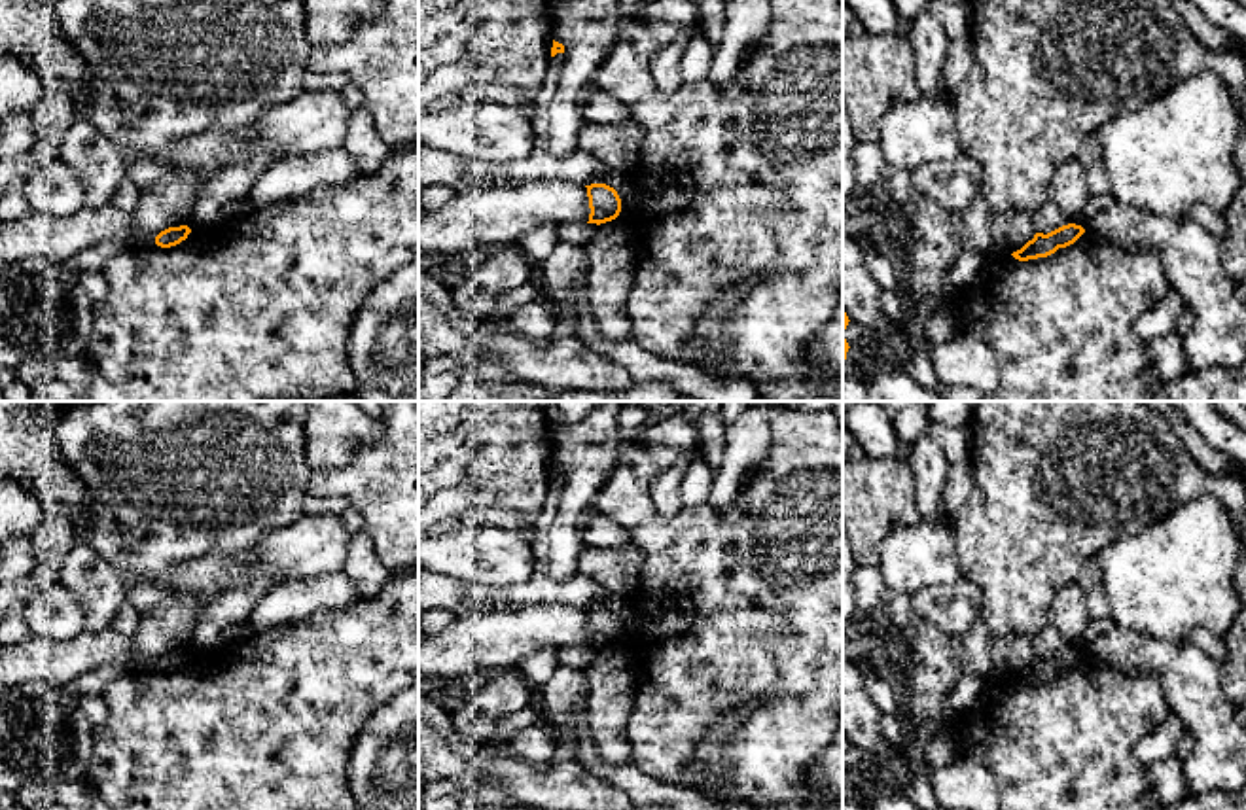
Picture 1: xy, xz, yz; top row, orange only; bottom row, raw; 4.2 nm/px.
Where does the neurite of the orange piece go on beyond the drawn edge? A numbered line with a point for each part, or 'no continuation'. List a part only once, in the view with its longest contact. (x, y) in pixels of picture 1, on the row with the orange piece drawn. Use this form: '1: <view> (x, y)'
no continuation

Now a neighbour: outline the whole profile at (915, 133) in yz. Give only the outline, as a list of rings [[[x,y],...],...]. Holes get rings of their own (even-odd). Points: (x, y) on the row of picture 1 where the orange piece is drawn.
[[[924,97],[894,104],[881,119],[877,142],[886,163],[905,170],[954,159],[964,150],[952,108]]]

